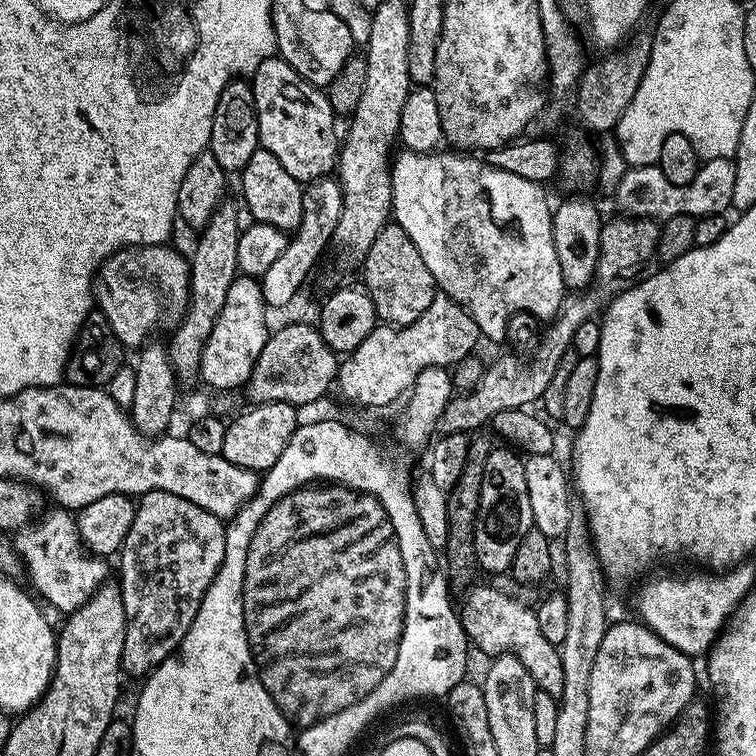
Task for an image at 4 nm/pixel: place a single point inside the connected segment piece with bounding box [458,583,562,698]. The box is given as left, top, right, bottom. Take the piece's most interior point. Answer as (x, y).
(498, 624)

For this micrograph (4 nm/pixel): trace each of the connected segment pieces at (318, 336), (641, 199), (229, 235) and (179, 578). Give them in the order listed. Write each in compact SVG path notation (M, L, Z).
M288 324L269 335L258 362L246 385L246 393L253 405L286 402L303 406L320 400L336 382L337 353L326 346L319 327L308 324Z
M729 158L705 160L700 165L698 174L686 186L674 186L662 174L656 165L629 167L628 172L620 176L616 184L616 204L628 218L643 218L663 222L672 216L705 216L706 214L724 214L732 208L734 198L735 163Z
M232 202L221 203L210 218L210 222L199 233L200 241L190 255L190 286L188 287L188 309L171 333L172 341L167 341L168 357L177 381L196 380L200 375L202 350L214 322L226 306L226 294L238 275L238 238L242 227L235 222L235 206Z
M147 492L139 497L136 506L136 517L126 534L124 544L120 547L120 580L118 587L122 594L122 606L126 626L122 642L120 667L132 676L147 677L167 656L173 655L180 647L186 630L198 614L198 606L206 590L214 582L226 554L226 524L214 514L178 498L178 494L165 492Z

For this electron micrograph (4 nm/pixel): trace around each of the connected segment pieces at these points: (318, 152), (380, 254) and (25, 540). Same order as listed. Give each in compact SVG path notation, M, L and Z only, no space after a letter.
M279 58L263 60L256 67L255 72L251 73L250 83L254 94L254 102L256 103L260 148L265 152L274 154L274 158L278 158L278 162L282 162L282 166L286 166L286 171L295 180L309 182L320 177L327 177L338 164L337 117L332 111L327 95L321 89L302 79L286 61Z
M395 222L385 224L378 238L374 238L370 250L364 255L362 271L362 283L368 287L377 317L388 326L405 328L412 324L438 294L436 279L430 270L426 270L426 262L422 262L418 246L410 242L410 234Z
M52 506L46 512L15 533L14 547L20 555L23 571L26 574L28 571L29 582L36 587L35 595L49 609L57 608L61 614L77 612L109 579L109 561L85 548L78 534L75 515L69 509Z

